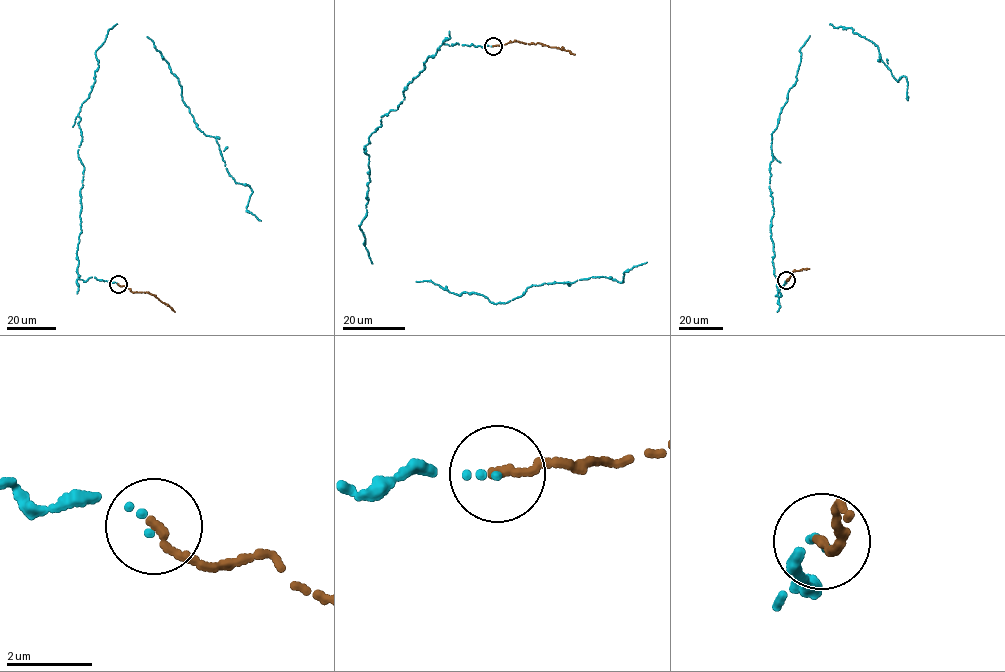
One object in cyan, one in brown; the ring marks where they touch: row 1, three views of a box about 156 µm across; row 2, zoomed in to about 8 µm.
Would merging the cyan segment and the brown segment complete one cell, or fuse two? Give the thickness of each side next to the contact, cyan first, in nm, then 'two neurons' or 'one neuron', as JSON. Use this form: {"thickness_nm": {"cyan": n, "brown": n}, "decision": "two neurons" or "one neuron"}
{"thickness_nm": {"cyan": 130, "brown": 220}, "decision": "one neuron"}

